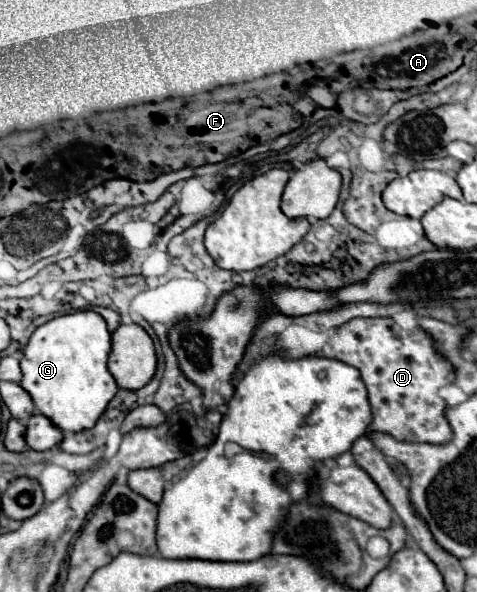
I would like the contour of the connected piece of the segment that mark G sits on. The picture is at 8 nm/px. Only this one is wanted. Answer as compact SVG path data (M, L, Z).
M76 311L54 317L32 333L20 361L20 385L30 393L36 409L62 431L90 429L118 391L106 367L110 349L110 331L100 313Z

